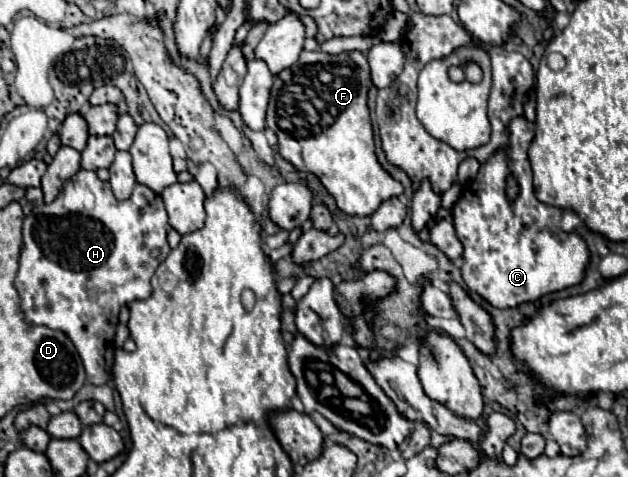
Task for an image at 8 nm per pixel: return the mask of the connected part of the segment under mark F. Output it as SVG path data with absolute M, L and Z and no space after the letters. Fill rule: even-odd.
M322 50L302 52L300 60L274 78L274 86L270 92L270 104L266 114L266 126L272 128L278 136L280 154L296 166L296 170L316 174L326 190L336 198L336 204L342 212L350 216L370 216L376 208L392 198L400 196L402 184L394 180L378 162L374 148L374 132L370 124L368 112L368 90L370 90L370 66L366 62L366 54L352 50L342 54L326 54Z

